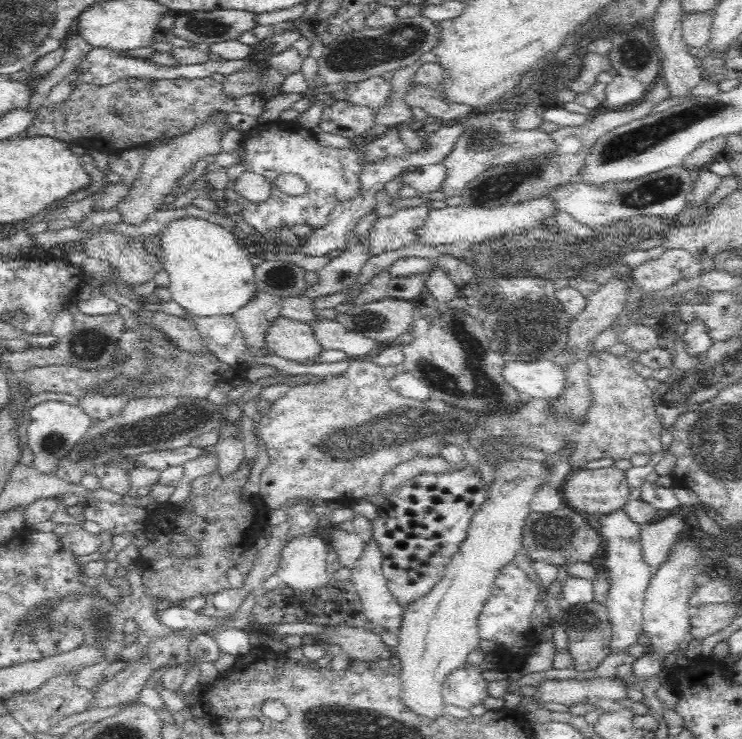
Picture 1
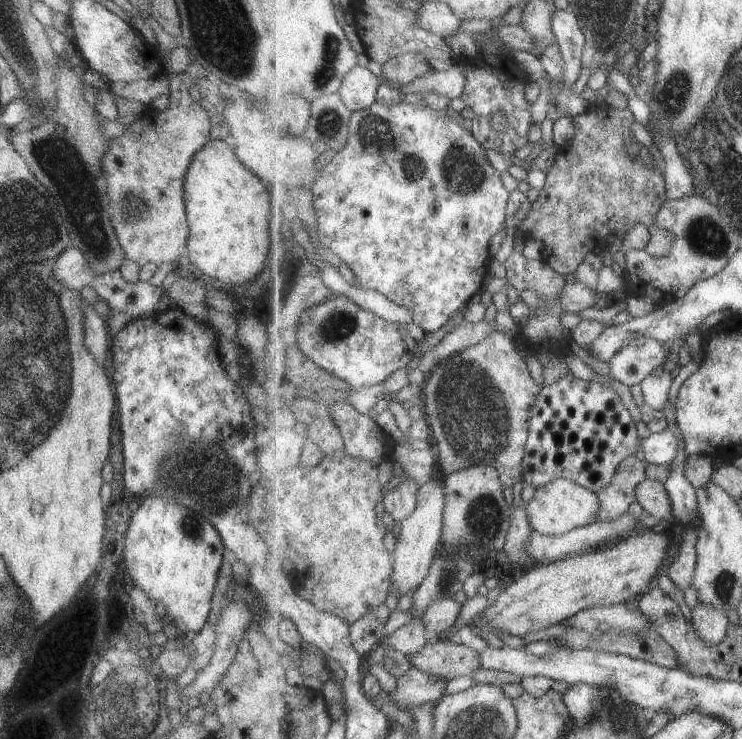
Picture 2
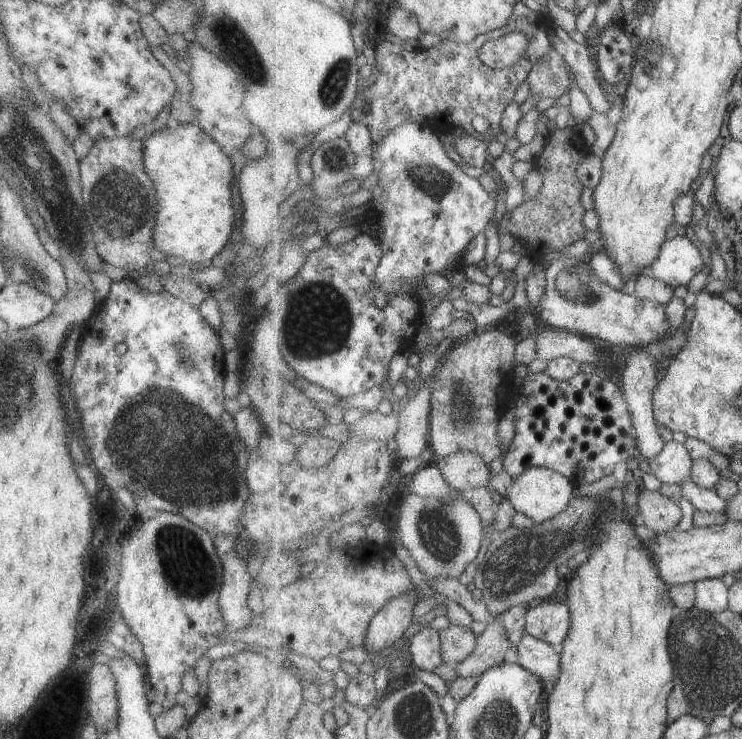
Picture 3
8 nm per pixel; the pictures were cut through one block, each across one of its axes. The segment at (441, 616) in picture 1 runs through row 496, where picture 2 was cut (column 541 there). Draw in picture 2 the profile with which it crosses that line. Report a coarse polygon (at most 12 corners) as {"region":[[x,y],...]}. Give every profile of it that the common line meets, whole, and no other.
{"region":[[569,479],[536,489],[533,528],[565,534],[595,522],[599,495]]}

